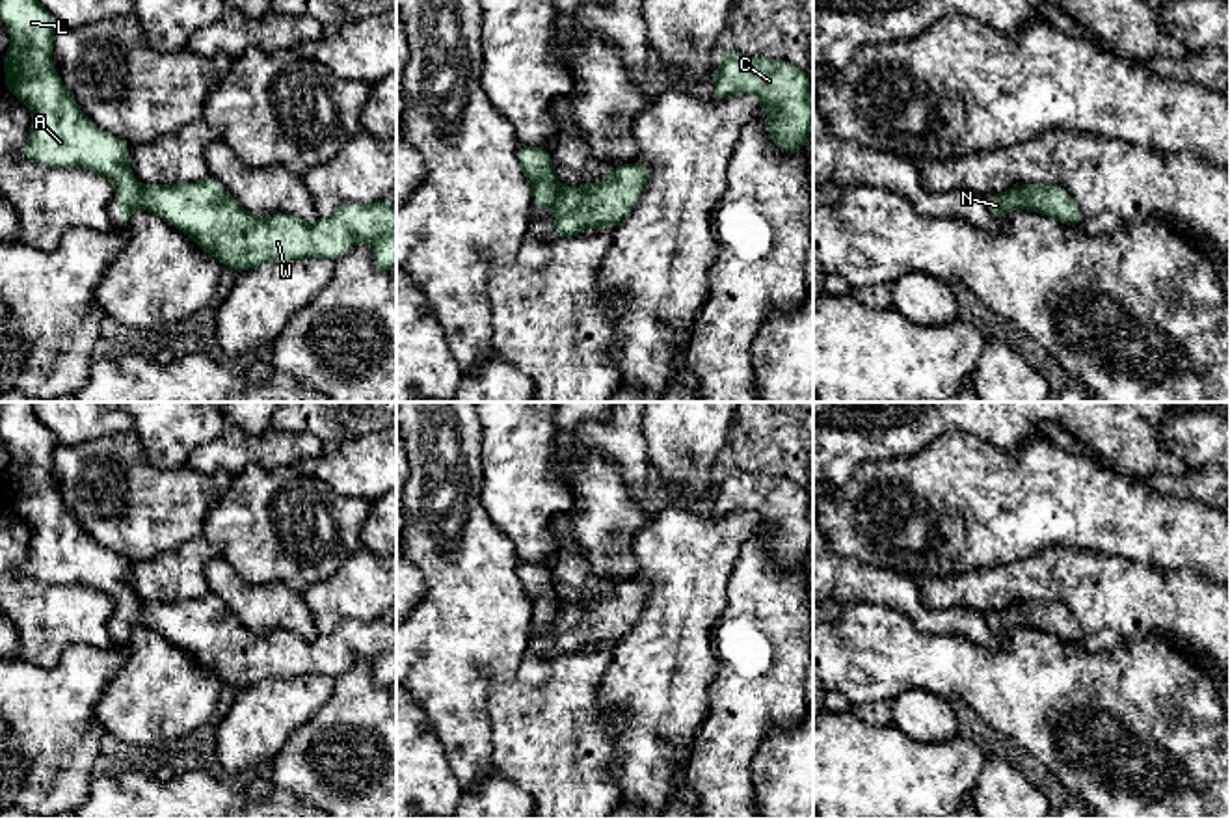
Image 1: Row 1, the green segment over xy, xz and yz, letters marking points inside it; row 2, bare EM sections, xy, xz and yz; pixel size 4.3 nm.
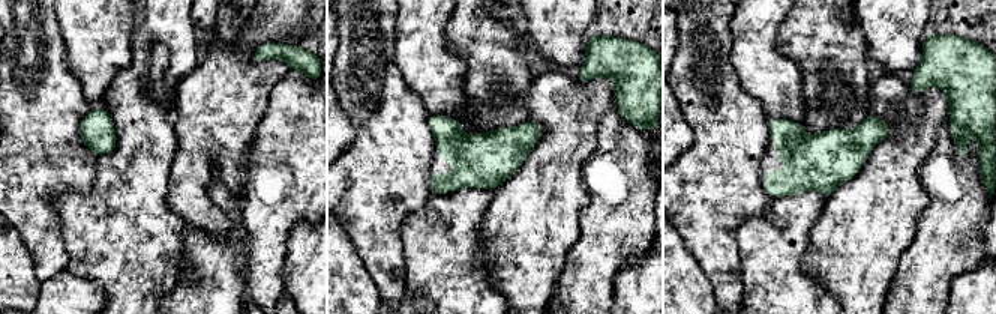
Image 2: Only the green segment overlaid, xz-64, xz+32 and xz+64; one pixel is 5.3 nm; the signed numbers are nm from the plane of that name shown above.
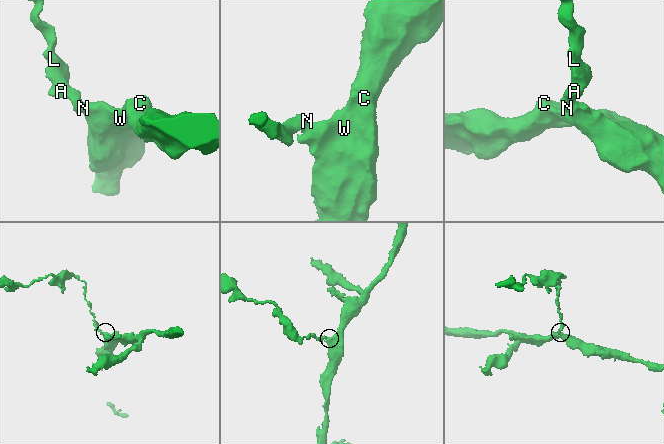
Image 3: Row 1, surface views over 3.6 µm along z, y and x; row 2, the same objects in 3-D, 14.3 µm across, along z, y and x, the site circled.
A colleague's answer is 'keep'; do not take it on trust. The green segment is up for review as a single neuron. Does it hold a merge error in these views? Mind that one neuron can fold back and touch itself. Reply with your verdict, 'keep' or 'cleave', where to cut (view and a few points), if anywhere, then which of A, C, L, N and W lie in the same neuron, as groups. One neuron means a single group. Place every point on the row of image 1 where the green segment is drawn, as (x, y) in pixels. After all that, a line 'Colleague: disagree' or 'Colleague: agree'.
keep; cut none; groups A C L N W
Colleague: agree

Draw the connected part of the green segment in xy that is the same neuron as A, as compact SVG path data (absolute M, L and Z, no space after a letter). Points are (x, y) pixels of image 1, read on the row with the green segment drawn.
M0 0L0 17L11 35L11 47L4 54L4 89L11 91L32 114L30 138L20 147L20 154L50 168L78 168L108 177L119 201L115 229L125 229L132 212L143 207L236 272L309 257L337 262L361 240L372 248L372 264L378 270L396 270L396 205L391 197L372 205L344 203L328 218L303 222L287 212L259 218L247 212L214 177L169 186L140 184L128 168L130 145L93 125L60 80L52 65L52 39L60 28L54 17L37 0Z

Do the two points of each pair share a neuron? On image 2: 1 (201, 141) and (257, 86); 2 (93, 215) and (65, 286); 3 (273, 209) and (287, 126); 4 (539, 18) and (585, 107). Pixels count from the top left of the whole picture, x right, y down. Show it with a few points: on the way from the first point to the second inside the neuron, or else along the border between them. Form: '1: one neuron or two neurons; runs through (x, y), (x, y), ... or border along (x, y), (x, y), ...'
1: one neuron; runs through (215, 128), (243, 99)
2: two neurons; border along (66, 269), (95, 281), (101, 289)
3: one neuron; runs through (279, 188), (279, 163), (287, 155), (287, 147)
4: two neurons; border along (548, 65), (564, 71)

